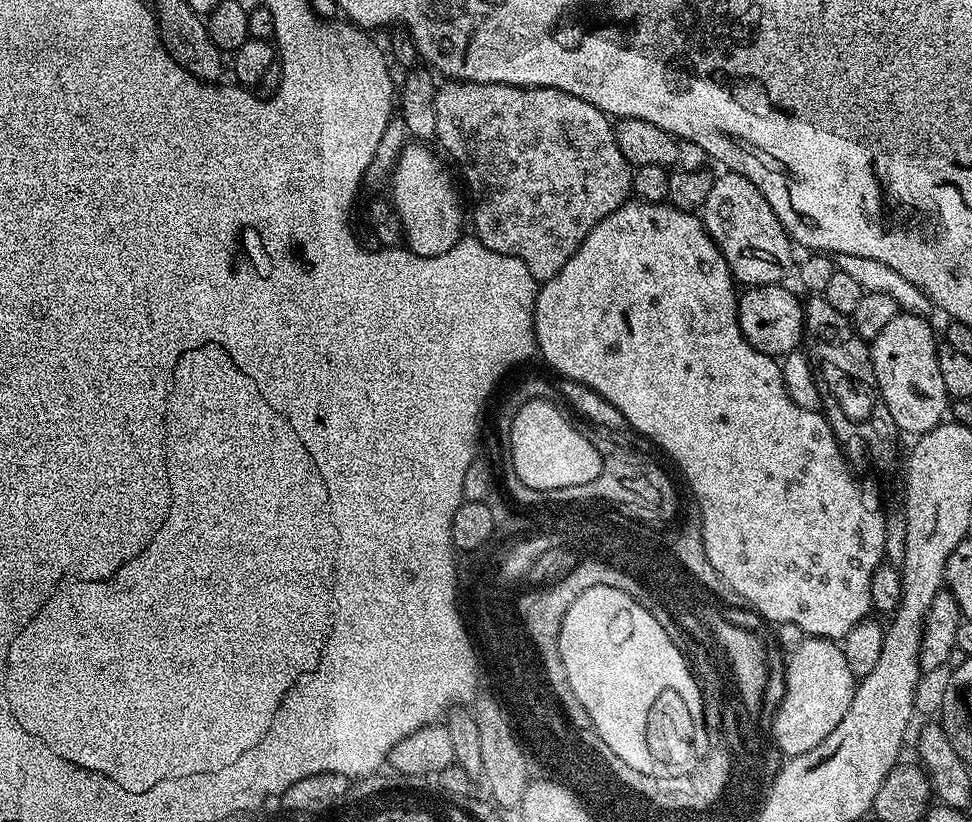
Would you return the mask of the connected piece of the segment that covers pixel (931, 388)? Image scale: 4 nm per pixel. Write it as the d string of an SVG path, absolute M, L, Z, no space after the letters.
M901 311L892 318L882 332L870 342L872 353L872 369L876 384L880 387L880 397L890 410L890 418L897 429L911 434L923 434L936 427L945 419L944 411L950 405L950 397L946 390L946 382L942 382L942 370L938 370L938 336L932 333L929 321L922 316L914 316L910 312Z

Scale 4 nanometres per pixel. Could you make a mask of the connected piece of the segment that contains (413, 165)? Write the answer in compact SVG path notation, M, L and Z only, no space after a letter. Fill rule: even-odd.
M420 142L405 146L390 181L391 207L400 215L407 247L417 256L446 254L446 250L453 248L462 238L460 223L466 220L465 213L464 216L460 213L460 204L456 201L456 188L452 185L451 174L428 148L431 147Z

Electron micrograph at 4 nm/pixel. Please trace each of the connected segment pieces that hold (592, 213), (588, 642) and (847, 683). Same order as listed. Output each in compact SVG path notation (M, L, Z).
M444 82L437 87L436 97L434 98L434 114L438 121L438 130L436 131L436 140L446 151L452 155L454 163L460 167L460 172L464 175L464 180L468 183L468 192L473 196L472 200L472 216L470 212L470 220L476 223L475 239L480 240L490 250L498 250L500 254L510 254L516 256L522 262L526 262L526 270L530 270L530 274L537 282L543 282L554 278L554 274L558 274L558 270L562 270L562 266L566 266L566 262L570 262L570 258L578 250L578 246L582 246L582 242L586 238L586 234L590 234L590 230L594 230L594 226L598 226L598 222L602 222L602 218L606 218L606 214L614 214L614 210L618 210L622 205L629 203L632 196L632 174L633 165L629 164L628 159L622 154L622 150L616 141L616 129L613 121L607 112L598 110L590 102L586 102L582 98L578 98L574 94L566 94L557 88L519 88L518 86L510 86L509 84L469 84L467 82Z
M590 586L586 590L582 590L582 594L578 594L572 599L572 605L564 612L560 623L560 637L558 638L562 666L566 670L568 679L568 688L574 690L578 702L582 702L582 706L586 710L586 714L590 714L590 722L595 726L602 742L606 742L606 746L610 746L610 750L614 750L614 754L618 754L618 758L622 758L622 762L626 762L626 766L634 766L634 770L642 770L642 774L649 776L655 776L665 770L687 769L703 757L705 749L708 747L700 687L689 667L689 661L678 650L666 646L666 642L662 639L663 634L664 632L660 632L656 628L656 624L651 623L647 614L642 614L641 604L634 598L630 598L630 594L626 594L622 590L614 590L614 586Z
M805 638L787 660L788 677L784 680L784 694L772 721L771 735L786 755L797 756L814 750L846 718L858 680L846 666L843 647L834 640Z

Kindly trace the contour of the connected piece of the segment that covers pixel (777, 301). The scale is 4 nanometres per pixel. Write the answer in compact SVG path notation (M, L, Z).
M757 284L748 286L739 293L736 317L744 337L759 352L783 358L801 347L804 335L804 310L801 297L779 284Z

